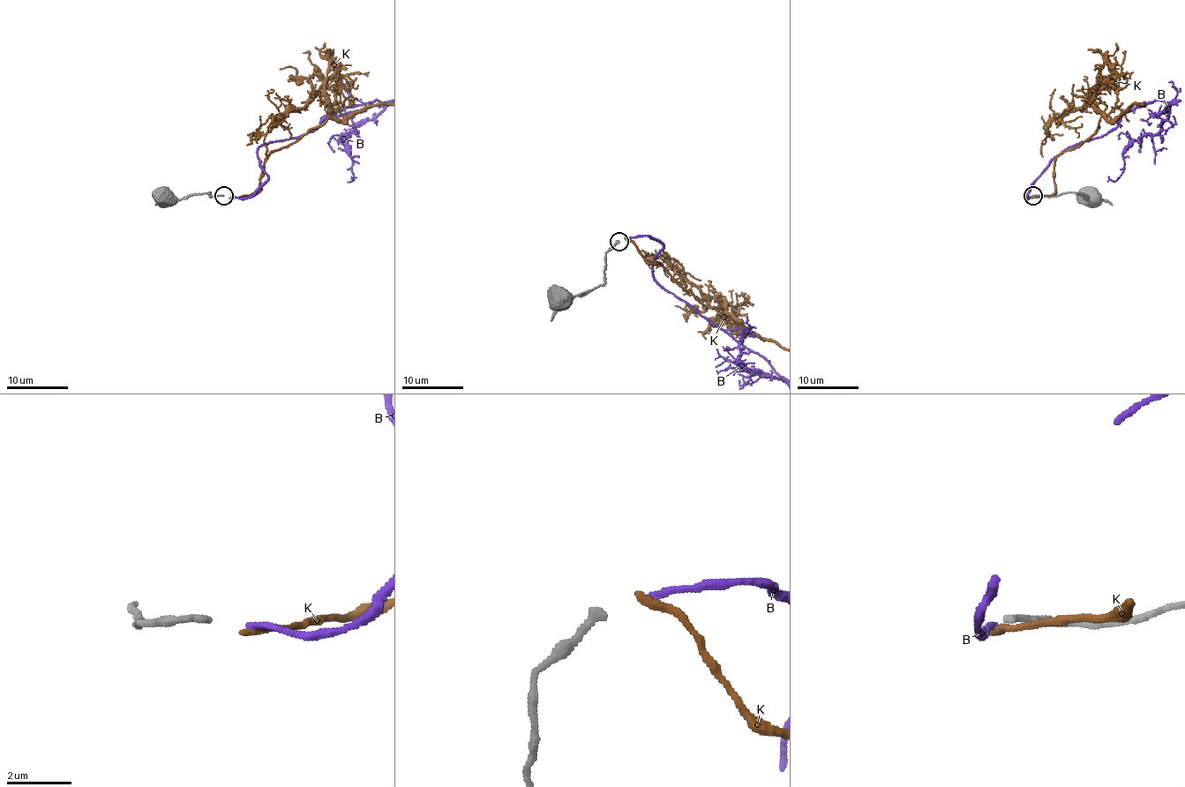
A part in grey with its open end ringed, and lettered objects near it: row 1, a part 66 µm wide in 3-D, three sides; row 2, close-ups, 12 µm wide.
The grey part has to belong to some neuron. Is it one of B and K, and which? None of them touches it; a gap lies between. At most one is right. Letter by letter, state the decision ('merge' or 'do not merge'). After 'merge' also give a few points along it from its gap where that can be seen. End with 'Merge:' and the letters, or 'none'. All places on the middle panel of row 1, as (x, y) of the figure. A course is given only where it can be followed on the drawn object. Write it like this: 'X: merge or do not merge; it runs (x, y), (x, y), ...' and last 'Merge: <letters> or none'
B: merge
K: do not merge
Merge: B

